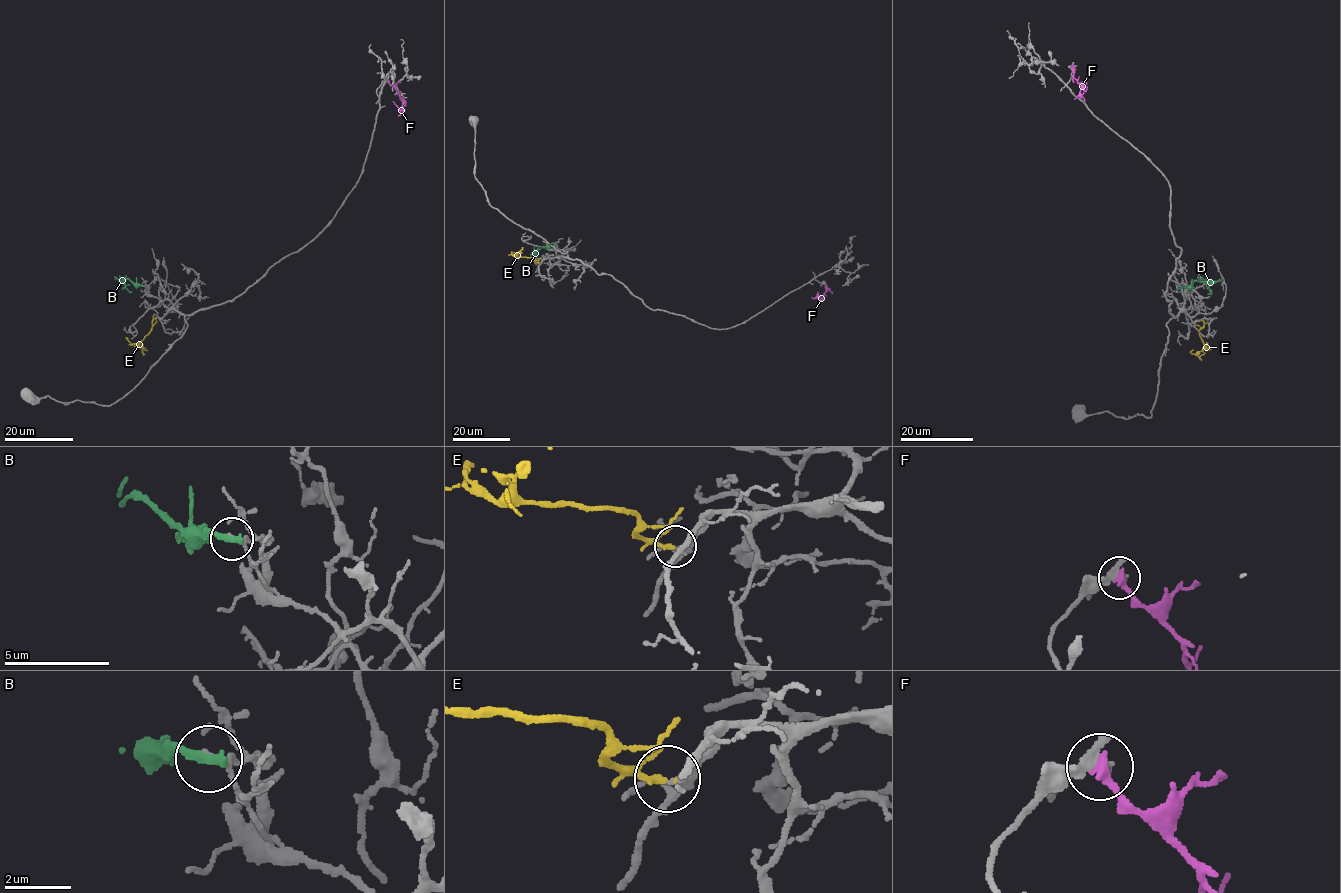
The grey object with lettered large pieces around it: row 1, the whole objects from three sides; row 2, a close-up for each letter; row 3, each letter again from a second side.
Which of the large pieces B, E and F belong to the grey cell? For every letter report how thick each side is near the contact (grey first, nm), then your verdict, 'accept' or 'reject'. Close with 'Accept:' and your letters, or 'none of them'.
B: 110 nm thick on the grey side, 320 nm on the other; reject
E: 280 nm thick on the grey side, 140 nm on the other; accept
F: 360 nm thick on the grey side, 320 nm on the other; reject
Accept: E

